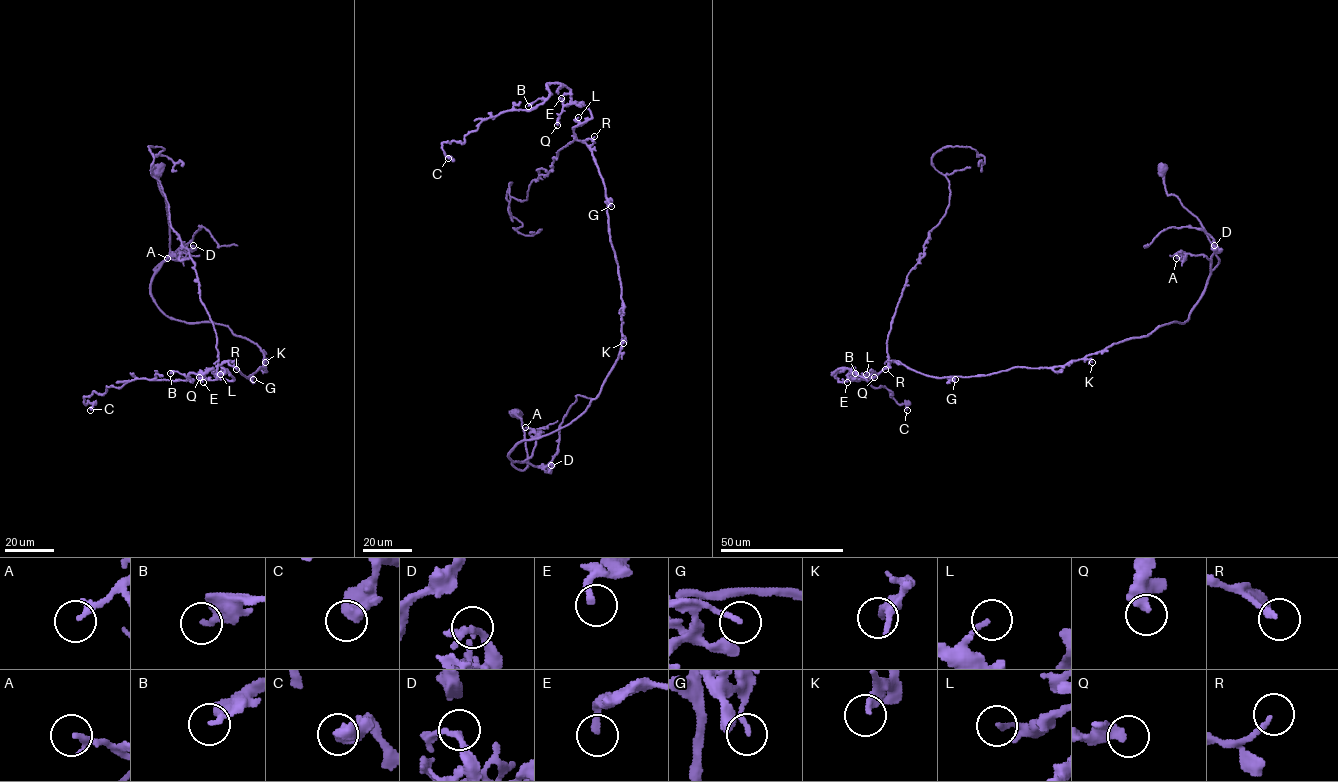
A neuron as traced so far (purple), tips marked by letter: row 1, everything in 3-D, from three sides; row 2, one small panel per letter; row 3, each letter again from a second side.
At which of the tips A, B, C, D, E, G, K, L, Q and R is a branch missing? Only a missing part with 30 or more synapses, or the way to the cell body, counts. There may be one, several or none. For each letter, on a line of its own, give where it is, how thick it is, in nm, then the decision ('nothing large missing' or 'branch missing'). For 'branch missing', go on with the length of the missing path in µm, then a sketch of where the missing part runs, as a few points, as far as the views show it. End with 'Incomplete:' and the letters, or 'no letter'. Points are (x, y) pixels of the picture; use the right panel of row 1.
A: place (1176, 258); calibre 200 nm; nothing large missing
B: place (855, 373); calibre 200 nm; nothing large missing
C: place (907, 410); calibre 480 nm; nothing large missing
D: place (1214, 245); calibre 200 nm; nothing large missing
E: place (847, 382); calibre 240 nm; nothing large missing
G: place (955, 379); calibre 180 nm; nothing large missing
K: place (1092, 362); calibre 300 nm; nothing large missing
L: place (866, 374); calibre 160 nm; nothing large missing
Q: place (874, 377); calibre 440 nm; nothing large missing
R: place (885, 369); calibre 200 nm; nothing large missing
Incomplete: no letter

